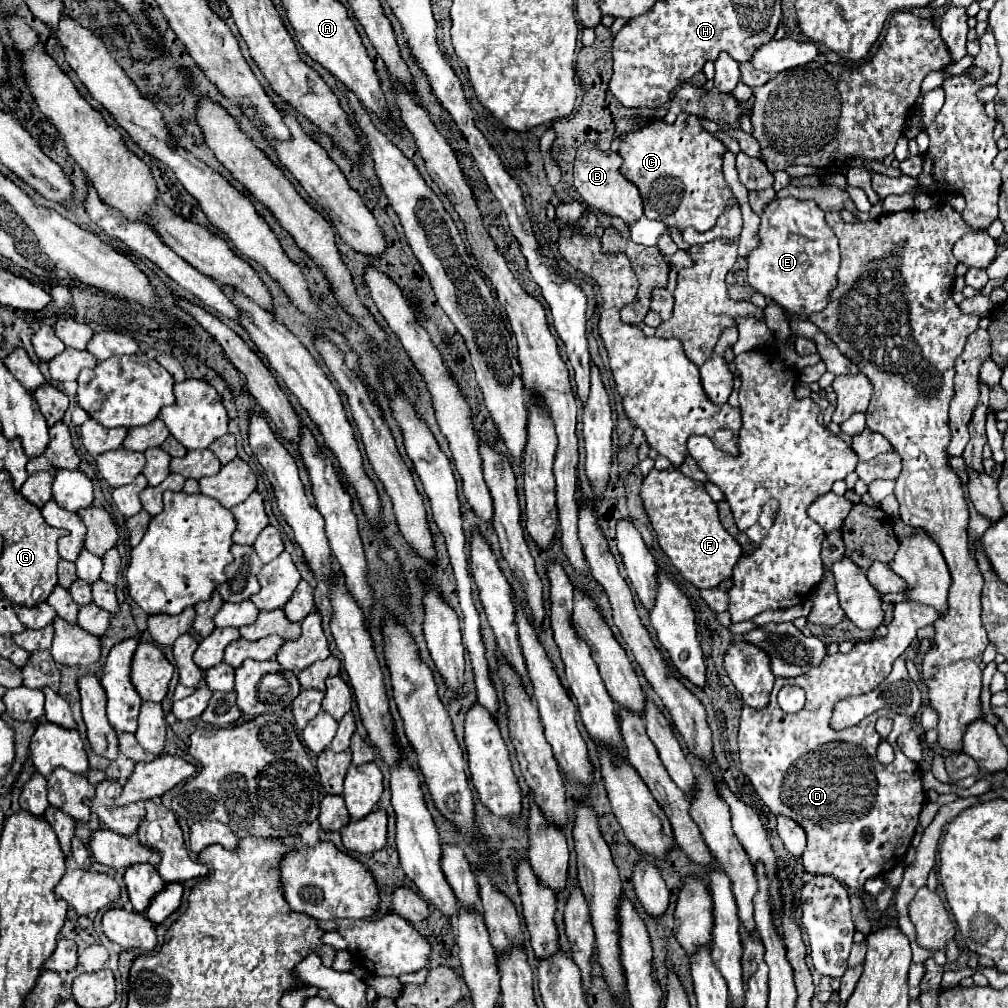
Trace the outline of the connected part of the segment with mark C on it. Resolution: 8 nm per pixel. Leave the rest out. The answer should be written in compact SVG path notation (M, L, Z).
M680 114L674 124L666 124L664 120L648 122L644 128L628 132L624 138L624 144L620 146L620 156L622 156L622 166L620 172L624 178L628 178L632 184L638 186L640 196L644 200L644 214L652 220L660 220L668 228L676 228L684 232L684 228L692 226L698 232L706 232L714 228L718 216L726 212L728 208L736 206L738 200L732 194L730 186L724 180L722 174L722 158L728 148L714 138L710 132L706 132L700 124L698 116L688 116Z

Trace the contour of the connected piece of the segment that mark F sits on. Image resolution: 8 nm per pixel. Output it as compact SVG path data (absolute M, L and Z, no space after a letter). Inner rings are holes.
M650 470L642 482L640 498L660 548L684 580L696 588L714 588L732 576L742 548L720 524L716 502L708 496L702 482L694 482L678 470Z

